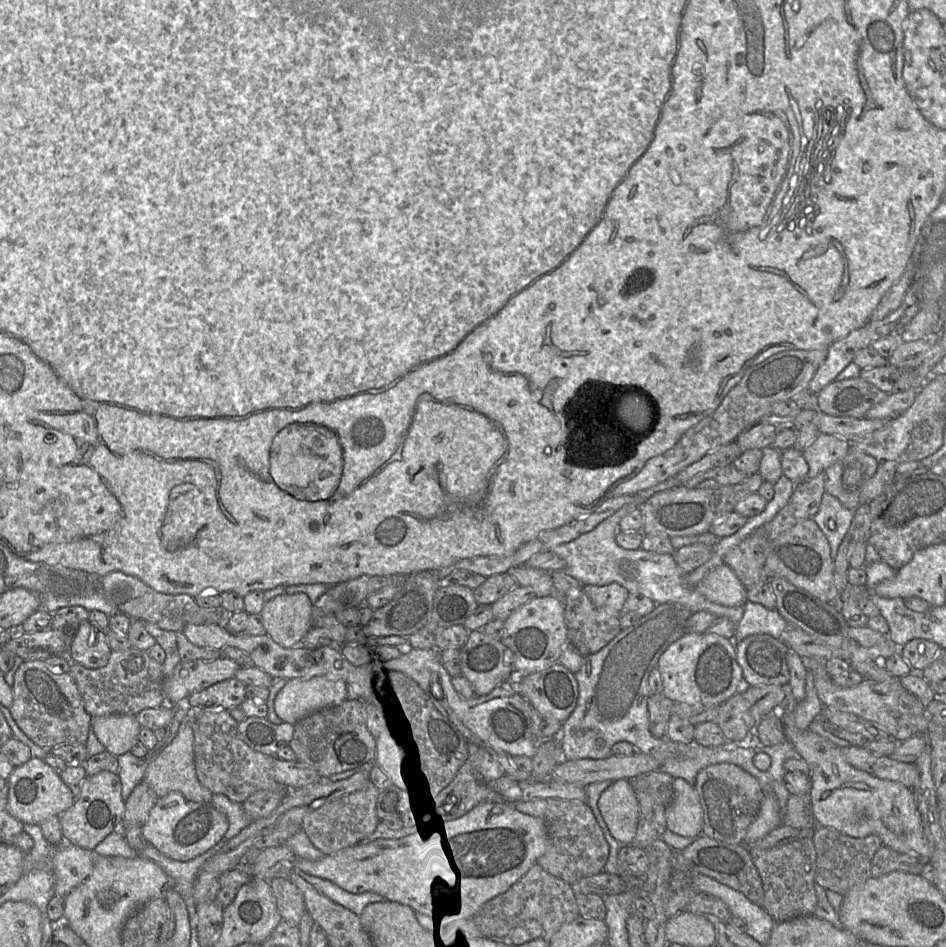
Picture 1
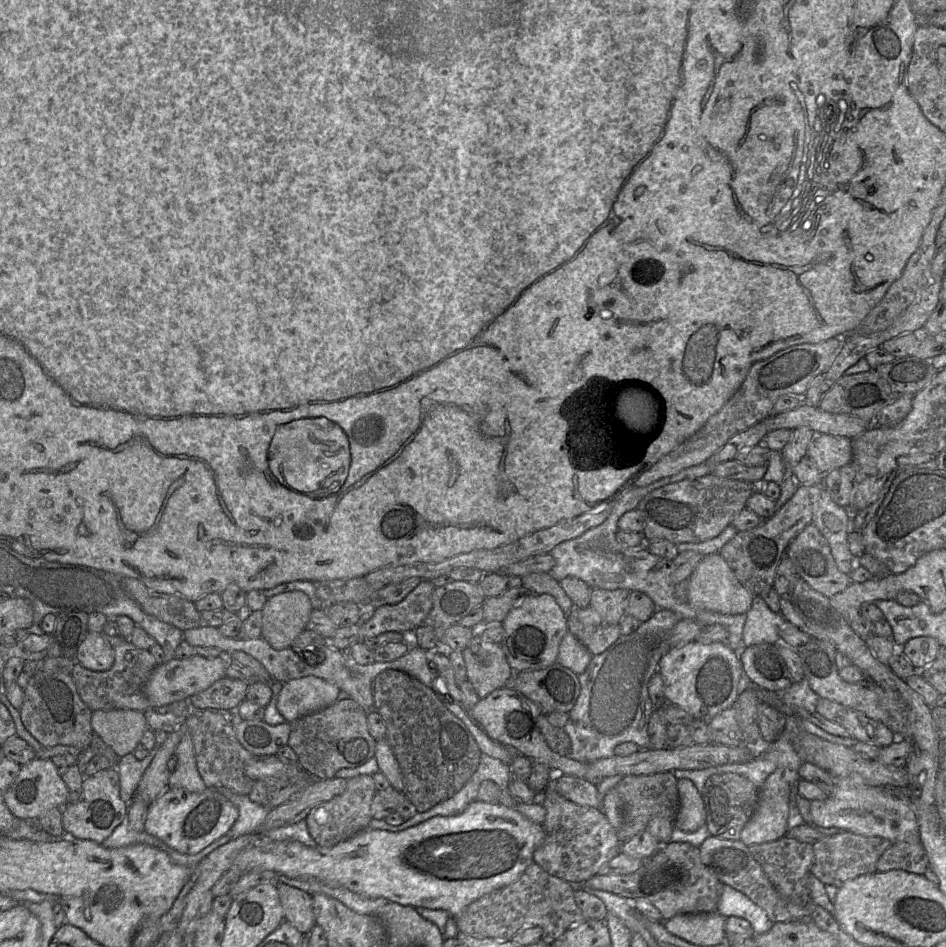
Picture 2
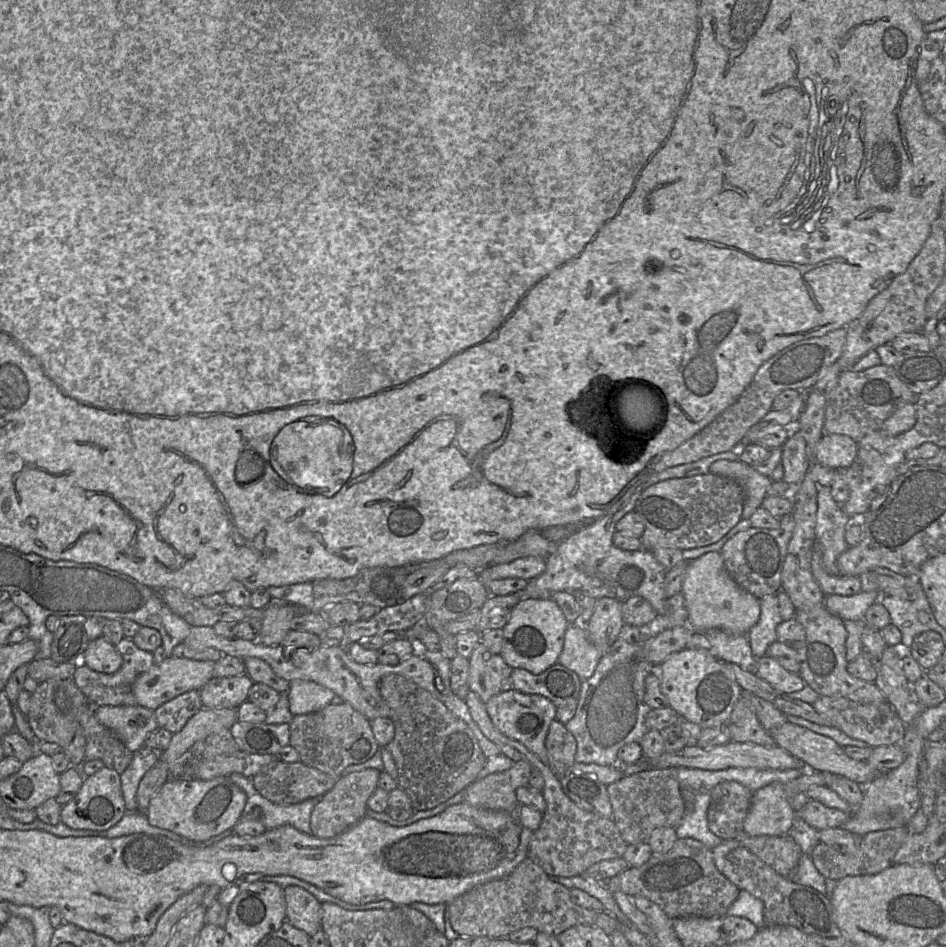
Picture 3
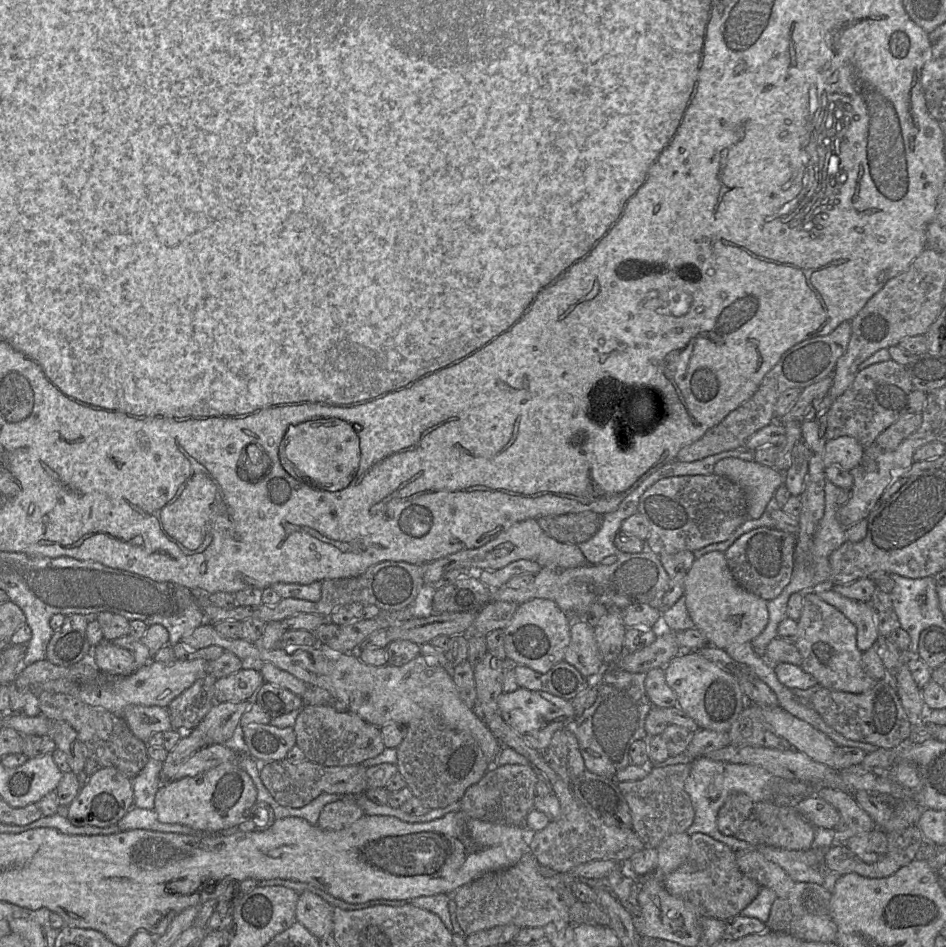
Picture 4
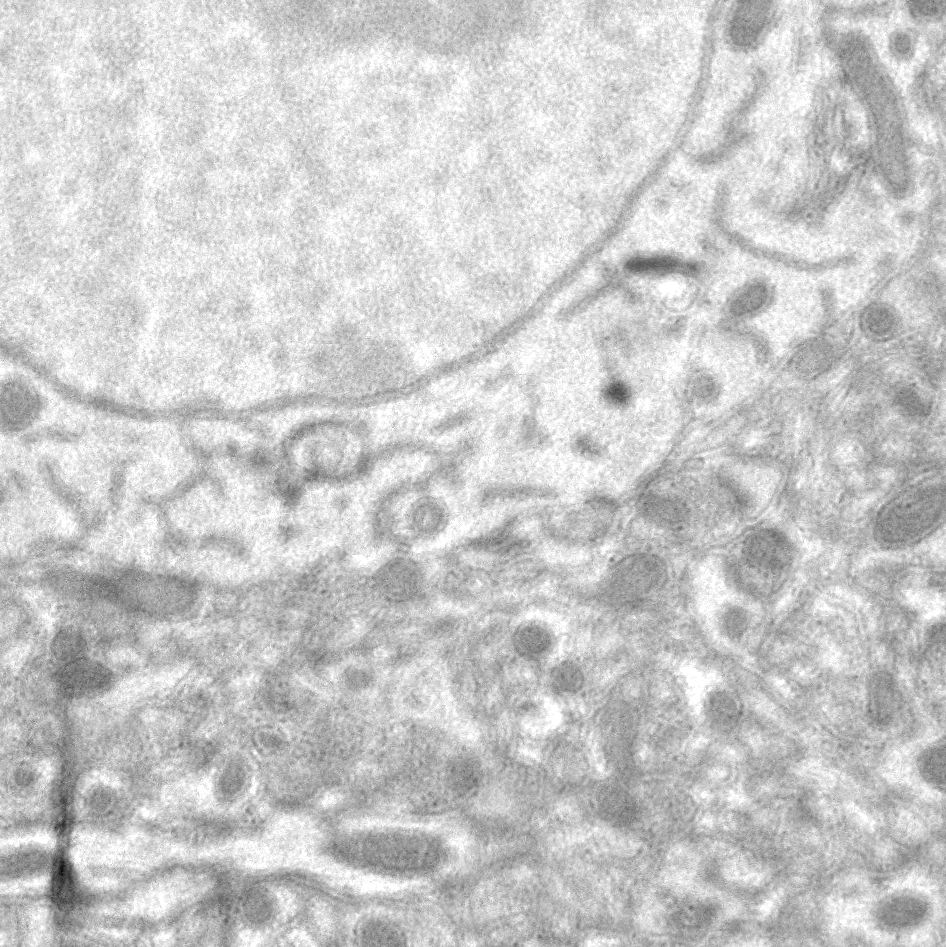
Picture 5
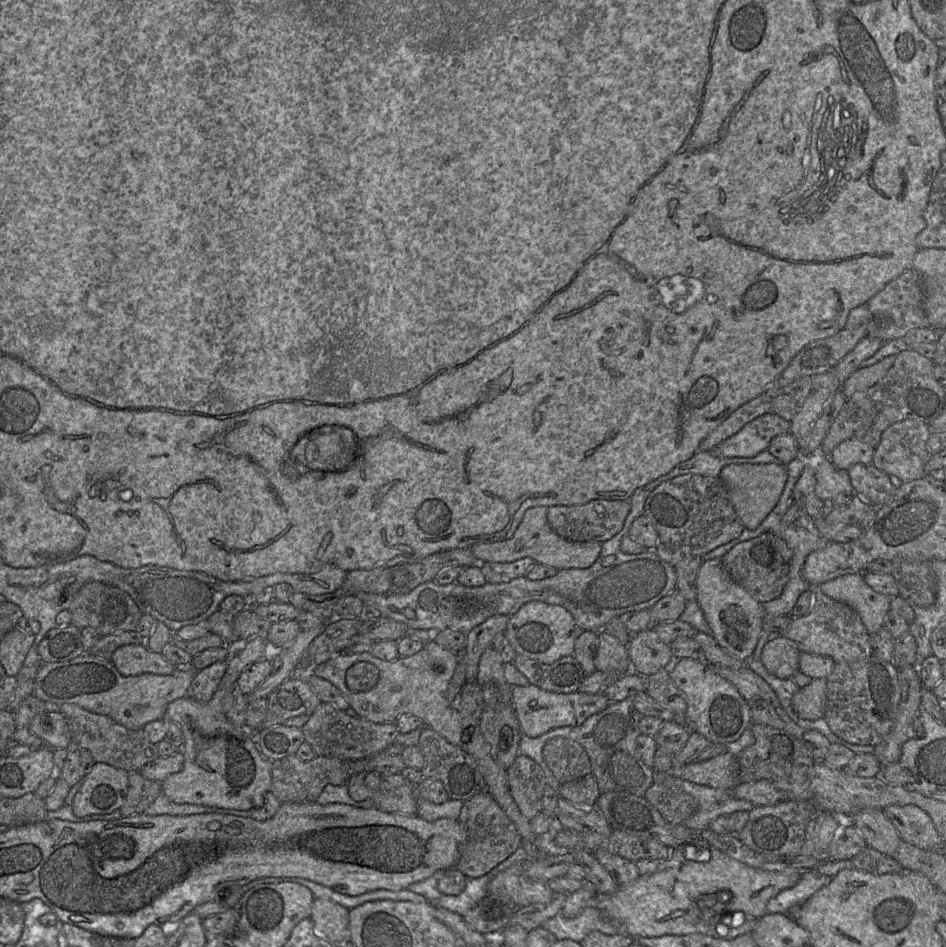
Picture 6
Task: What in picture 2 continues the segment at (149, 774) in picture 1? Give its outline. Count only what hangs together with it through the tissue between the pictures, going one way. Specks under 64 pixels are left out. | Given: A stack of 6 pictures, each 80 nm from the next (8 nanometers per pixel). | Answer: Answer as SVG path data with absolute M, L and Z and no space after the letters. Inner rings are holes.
M189 731L184 733L179 742L175 757L177 764L170 774L168 788L179 788L193 793L206 790L208 787L199 774L192 735Z

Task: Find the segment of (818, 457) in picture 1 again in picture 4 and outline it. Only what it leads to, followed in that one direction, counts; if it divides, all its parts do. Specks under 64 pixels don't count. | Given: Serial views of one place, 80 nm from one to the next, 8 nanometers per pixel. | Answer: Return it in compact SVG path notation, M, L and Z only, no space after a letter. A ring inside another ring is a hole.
M840 436L827 440L824 451L824 465L840 466L851 470L856 467L863 456L864 447L851 436Z

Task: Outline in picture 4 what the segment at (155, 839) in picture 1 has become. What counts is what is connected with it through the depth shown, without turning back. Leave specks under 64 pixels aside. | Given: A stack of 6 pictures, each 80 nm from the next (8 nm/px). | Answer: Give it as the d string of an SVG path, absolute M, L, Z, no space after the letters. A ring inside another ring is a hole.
M226 762L196 776L163 782L153 810L160 822L182 824L199 832L216 833L244 821L257 801L257 788L238 764Z

